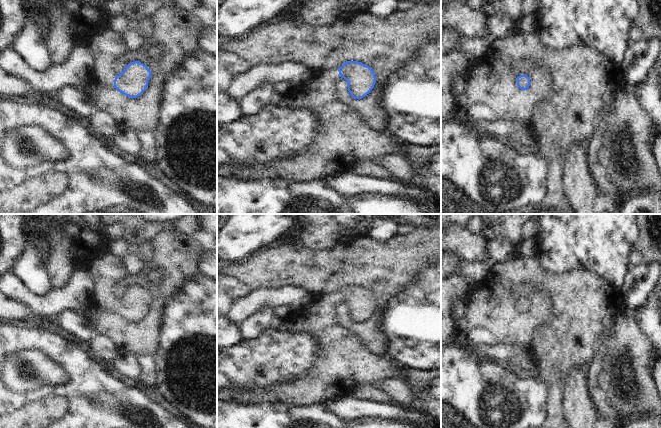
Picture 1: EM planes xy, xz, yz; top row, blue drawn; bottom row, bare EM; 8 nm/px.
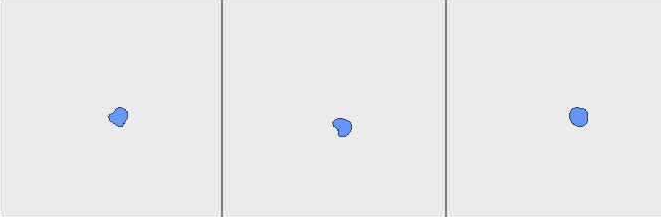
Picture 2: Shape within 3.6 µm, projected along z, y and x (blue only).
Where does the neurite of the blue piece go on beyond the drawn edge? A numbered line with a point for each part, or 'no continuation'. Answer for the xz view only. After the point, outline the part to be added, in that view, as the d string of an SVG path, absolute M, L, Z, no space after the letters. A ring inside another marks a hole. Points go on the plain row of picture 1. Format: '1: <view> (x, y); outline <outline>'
1: xz (342, 362); outline M338 293L318 294L308 309L308 321L295 325L290 319L279 321L276 325L283 330L297 329L301 333L313 335L318 344L315 363L309 373L299 379L278 383L265 390L250 389L247 391L231 390L217 392L217 401L229 401L236 404L281 403L293 406L319 403L324 399L335 399L349 392L358 384L369 384L389 377L400 377L401 371L397 362L387 355L378 356L369 352L360 339L350 330L343 327L336 318L336 306L340 302Z

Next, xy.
1: xy (106, 271); outline M107 252L98 256L87 271L94 285L91 305L99 310L114 310L114 288L127 277L121 258Z

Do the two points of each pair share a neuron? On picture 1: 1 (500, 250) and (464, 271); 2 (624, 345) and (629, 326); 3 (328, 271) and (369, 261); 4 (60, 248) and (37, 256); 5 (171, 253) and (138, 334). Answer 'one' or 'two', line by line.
1: one
2: one
3: one
4: two
5: one

